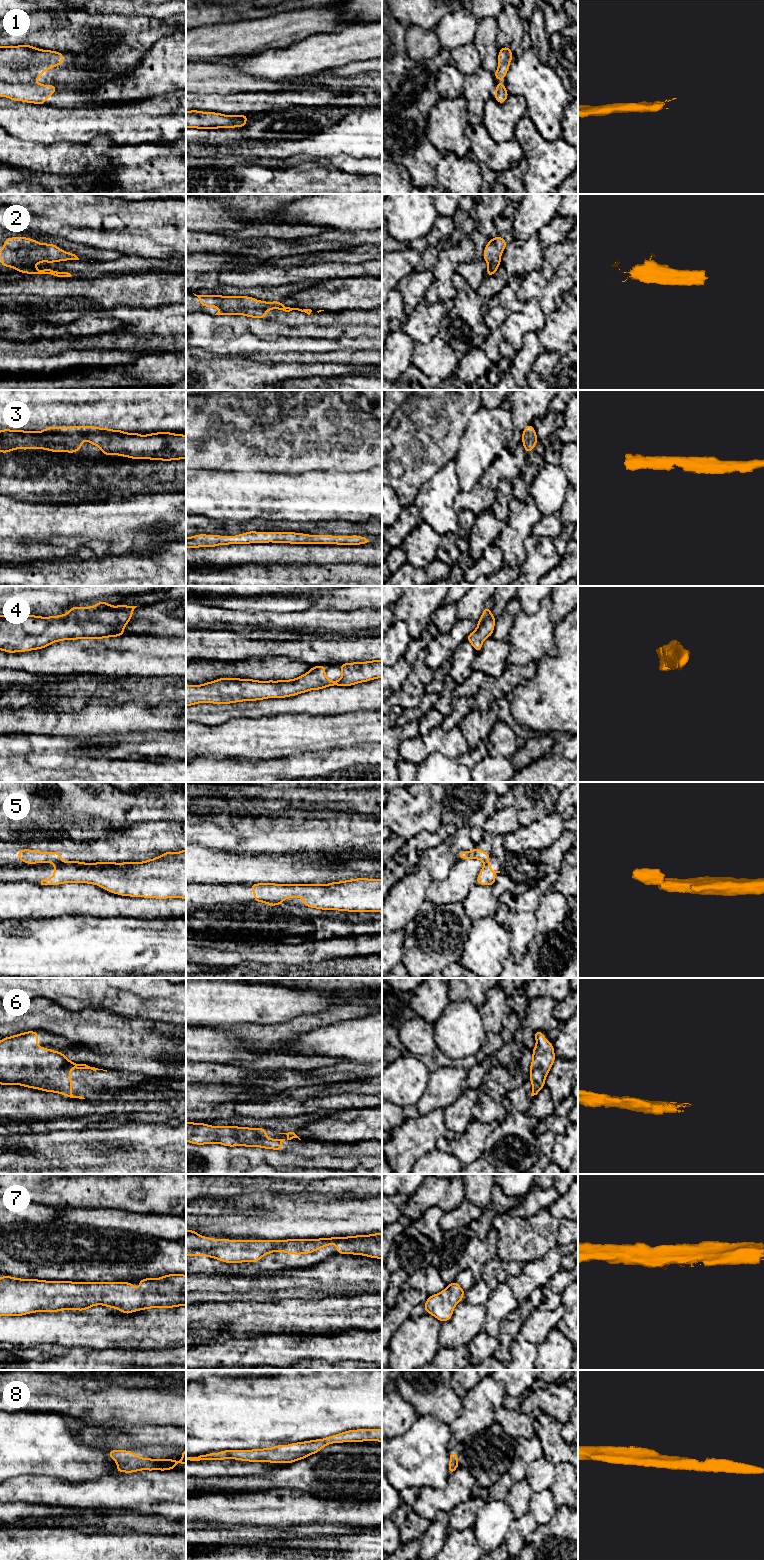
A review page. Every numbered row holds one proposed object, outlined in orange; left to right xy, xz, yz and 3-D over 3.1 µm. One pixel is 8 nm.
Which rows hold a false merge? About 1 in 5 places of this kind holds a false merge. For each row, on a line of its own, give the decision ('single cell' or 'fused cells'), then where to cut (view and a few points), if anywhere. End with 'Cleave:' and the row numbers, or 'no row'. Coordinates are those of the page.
1: single cell; cut none
2: single cell; cut none
3: single cell; cut none
4: single cell; cut none
5: fused cells; cut xy (60, 861), (55, 863)
6: single cell; cut none
7: single cell; cut none
8: single cell; cut none
Cleave: 5

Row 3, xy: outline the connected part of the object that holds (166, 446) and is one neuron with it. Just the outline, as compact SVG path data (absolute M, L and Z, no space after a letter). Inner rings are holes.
M95 426L47 427L40 432L3 429L0 452L33 448L76 453L83 449L83 440L99 447L103 455L162 461L186 459L186 435L171 432L139 435Z

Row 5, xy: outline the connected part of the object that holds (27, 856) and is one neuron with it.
M29 849L17 851L19 860L26 864L36 863L60 863L62 854L60 852L41 852Z

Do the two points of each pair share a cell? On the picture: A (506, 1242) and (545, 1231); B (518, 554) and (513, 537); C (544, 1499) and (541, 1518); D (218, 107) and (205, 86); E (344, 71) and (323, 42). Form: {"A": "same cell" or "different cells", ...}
{"A": "same cell", "B": "same cell", "C": "same cell", "D": "different cells", "E": "different cells"}

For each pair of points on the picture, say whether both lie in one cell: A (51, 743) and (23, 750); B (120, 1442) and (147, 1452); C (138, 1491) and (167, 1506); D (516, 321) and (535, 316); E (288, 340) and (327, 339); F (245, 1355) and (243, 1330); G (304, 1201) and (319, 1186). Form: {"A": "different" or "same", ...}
{"A": "same", "B": "different", "C": "same", "D": "same", "E": "same", "F": "different", "G": "different"}

